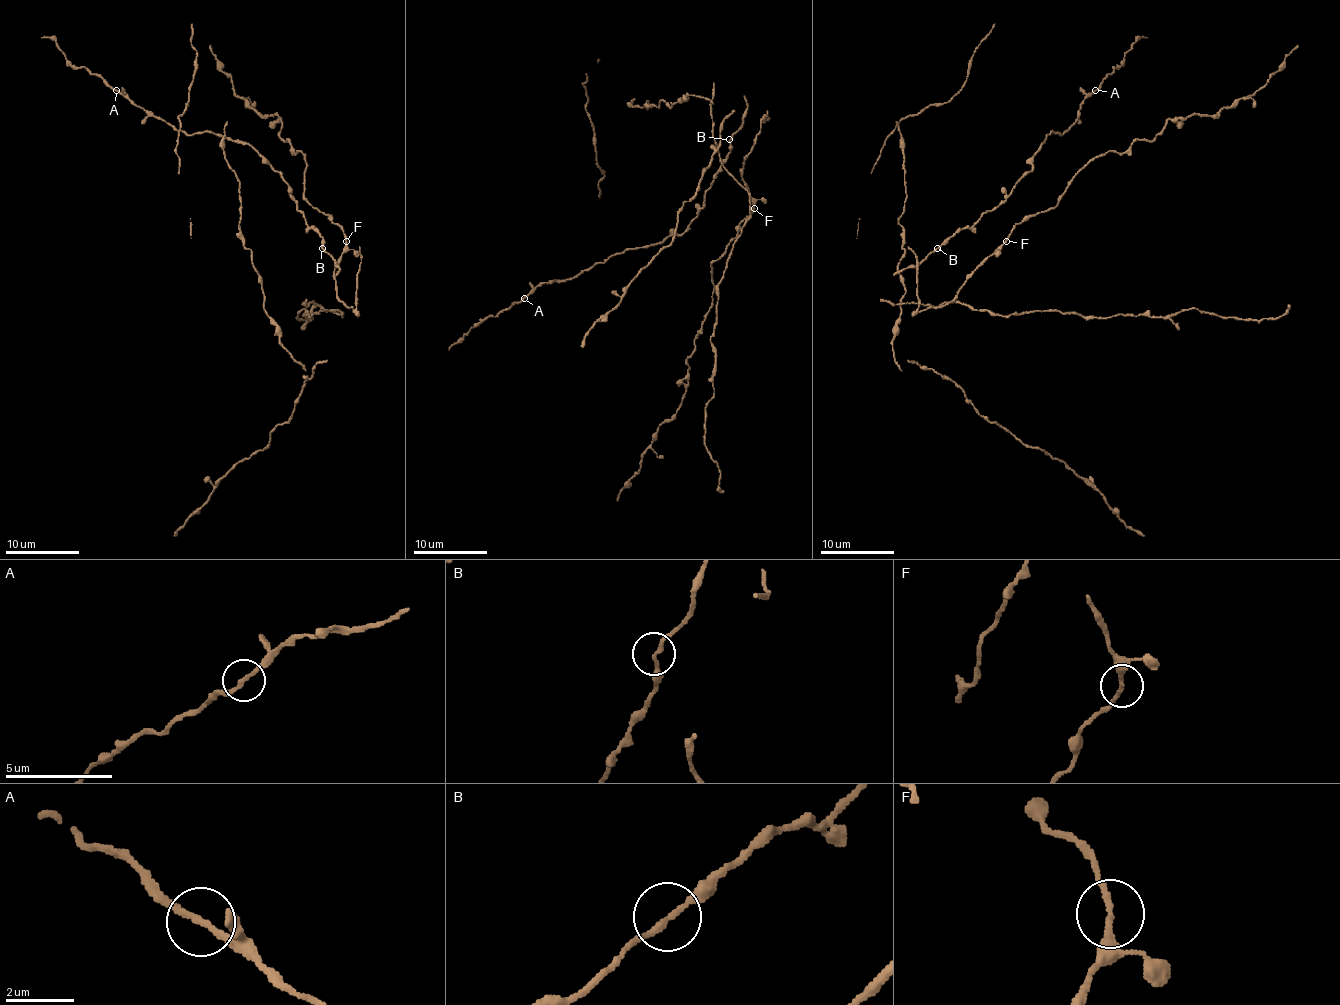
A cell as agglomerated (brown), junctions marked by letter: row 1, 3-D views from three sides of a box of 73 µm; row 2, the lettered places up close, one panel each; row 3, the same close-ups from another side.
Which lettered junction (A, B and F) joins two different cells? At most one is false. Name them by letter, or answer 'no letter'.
no letter

